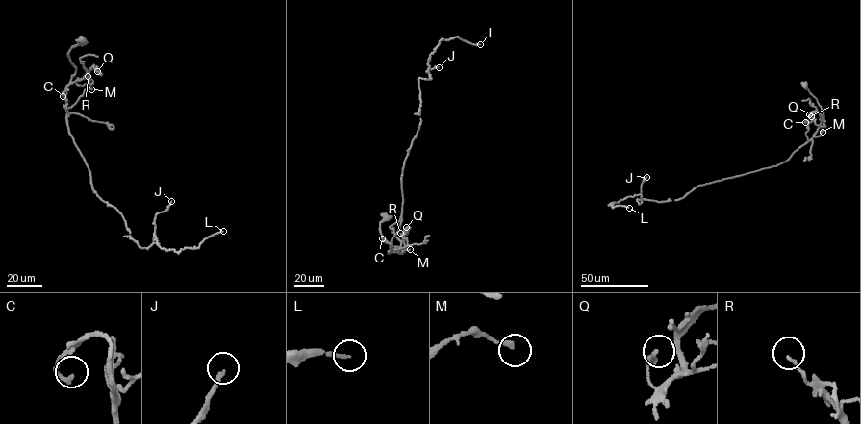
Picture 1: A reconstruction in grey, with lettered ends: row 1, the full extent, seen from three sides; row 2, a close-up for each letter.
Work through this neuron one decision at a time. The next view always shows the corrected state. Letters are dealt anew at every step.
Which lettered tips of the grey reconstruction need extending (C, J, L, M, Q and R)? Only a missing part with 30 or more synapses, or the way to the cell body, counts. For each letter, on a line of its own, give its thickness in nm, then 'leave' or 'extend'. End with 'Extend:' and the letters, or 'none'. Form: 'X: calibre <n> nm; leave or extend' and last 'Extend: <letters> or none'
C: calibre 170 nm; leave
J: calibre 200 nm; extend
L: calibre 180 nm; extend
M: calibre 180 nm; leave
Q: calibre 240 nm; leave
R: calibre 140 nm; leave
Extend: J, L

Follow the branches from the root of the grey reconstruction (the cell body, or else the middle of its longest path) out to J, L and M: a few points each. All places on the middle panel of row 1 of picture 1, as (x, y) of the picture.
J: (387, 216), (380, 227), (389, 253), (401, 221), (404, 162), (420, 123), (418, 78), (439, 67)
L: (387, 216), (380, 227), (389, 253), (430, 55), (442, 39), (480, 44)
M: (387, 216), (380, 227), (381, 234), (393, 249), (389, 253), (410, 249)

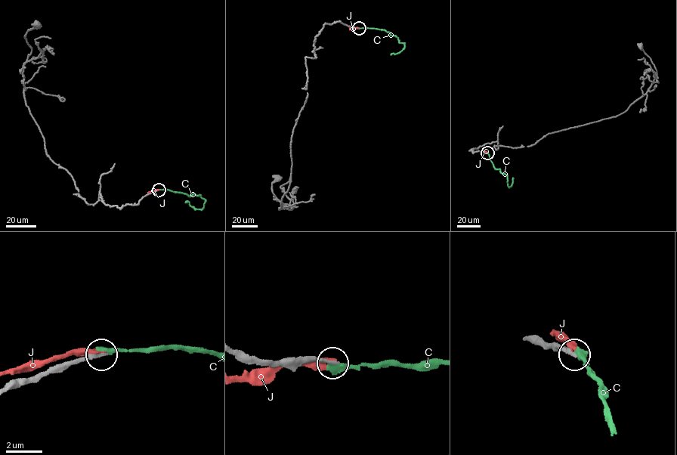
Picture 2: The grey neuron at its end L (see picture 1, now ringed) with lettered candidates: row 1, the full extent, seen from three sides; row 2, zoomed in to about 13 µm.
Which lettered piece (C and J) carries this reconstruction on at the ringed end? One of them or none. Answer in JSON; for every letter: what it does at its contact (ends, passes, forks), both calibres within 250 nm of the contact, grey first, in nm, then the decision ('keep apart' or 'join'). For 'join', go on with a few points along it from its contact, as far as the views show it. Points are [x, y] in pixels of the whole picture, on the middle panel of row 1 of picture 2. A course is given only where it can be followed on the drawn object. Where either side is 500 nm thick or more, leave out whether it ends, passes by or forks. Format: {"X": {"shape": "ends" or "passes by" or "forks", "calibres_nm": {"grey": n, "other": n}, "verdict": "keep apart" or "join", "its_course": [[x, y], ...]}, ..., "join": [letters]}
{"C": {"shape": "ends", "calibres_nm": {"grey": 200, "other": 400}, "verdict": "join", "its_course": [[358, 28], [384, 30], [395, 35], [400, 42], [404, 43], [401, 51], [391, 55]]}, "J": {"shape": "ends", "calibres_nm": {"grey": 240, "other": 400}, "verdict": "keep apart"}, "join": ["C"]}

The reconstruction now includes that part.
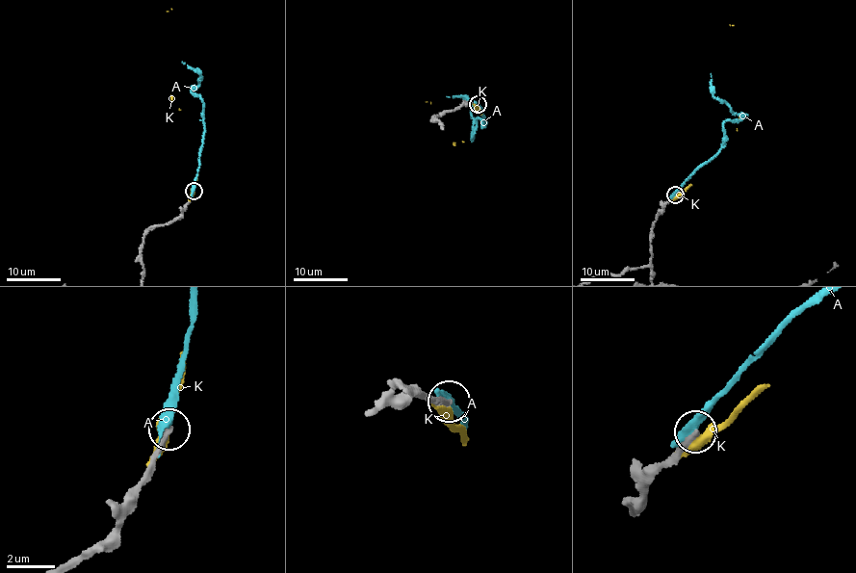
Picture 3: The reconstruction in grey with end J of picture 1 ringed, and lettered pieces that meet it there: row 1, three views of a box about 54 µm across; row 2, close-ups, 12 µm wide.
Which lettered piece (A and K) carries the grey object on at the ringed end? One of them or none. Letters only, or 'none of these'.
none of these

